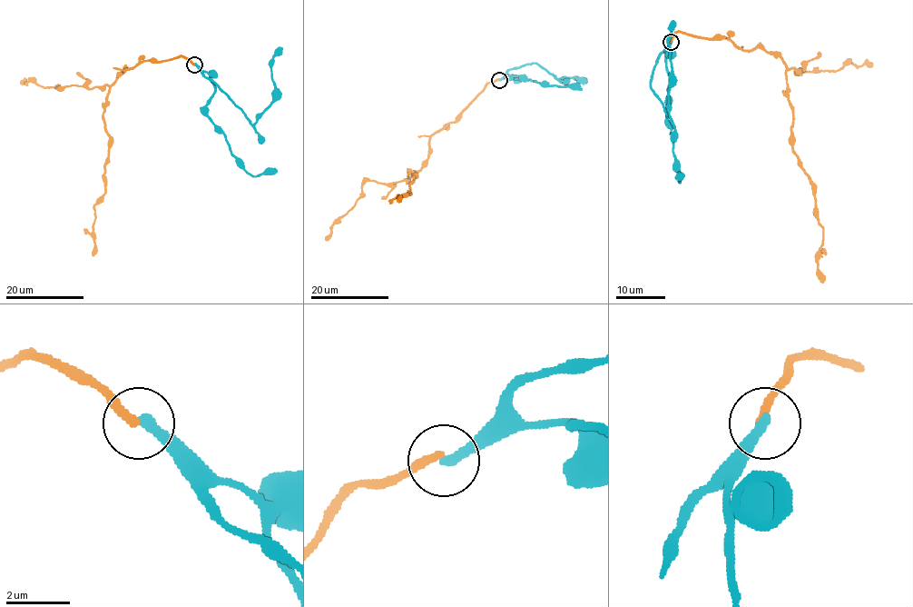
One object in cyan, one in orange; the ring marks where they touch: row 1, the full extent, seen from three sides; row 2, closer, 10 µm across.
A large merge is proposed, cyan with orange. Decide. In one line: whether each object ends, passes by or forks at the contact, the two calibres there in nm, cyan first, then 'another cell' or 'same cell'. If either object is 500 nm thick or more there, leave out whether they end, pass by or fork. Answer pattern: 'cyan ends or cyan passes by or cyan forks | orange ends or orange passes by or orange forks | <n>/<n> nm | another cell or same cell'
cyan ends | orange ends | 340/260 nm | another cell

